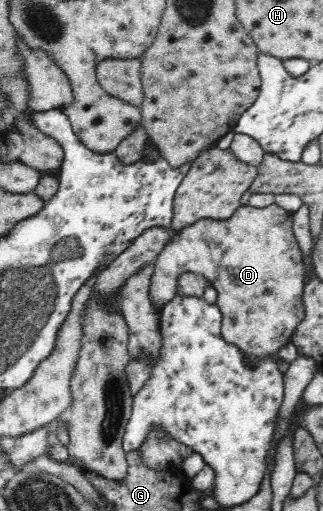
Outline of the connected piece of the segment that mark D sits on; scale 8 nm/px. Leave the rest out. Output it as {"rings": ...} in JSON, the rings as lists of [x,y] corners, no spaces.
{"rings":[[[273,203],[264,208],[242,205],[230,219],[200,219],[180,231],[175,231],[164,245],[160,255],[153,263],[149,295],[154,310],[165,312],[177,294],[178,275],[193,271],[203,275],[212,283],[218,297],[217,307],[222,312],[223,339],[236,346],[247,359],[256,357],[276,357],[276,351],[292,342],[299,324],[305,319],[303,289],[306,280],[306,264],[302,258],[296,236],[293,232],[292,213]]]}

